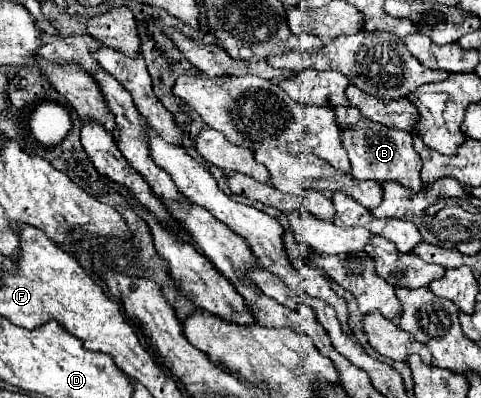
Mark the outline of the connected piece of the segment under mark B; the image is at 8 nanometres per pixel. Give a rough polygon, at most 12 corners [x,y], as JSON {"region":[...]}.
{"region":[[336,106],[342,146],[358,180],[418,192],[412,134]]}

